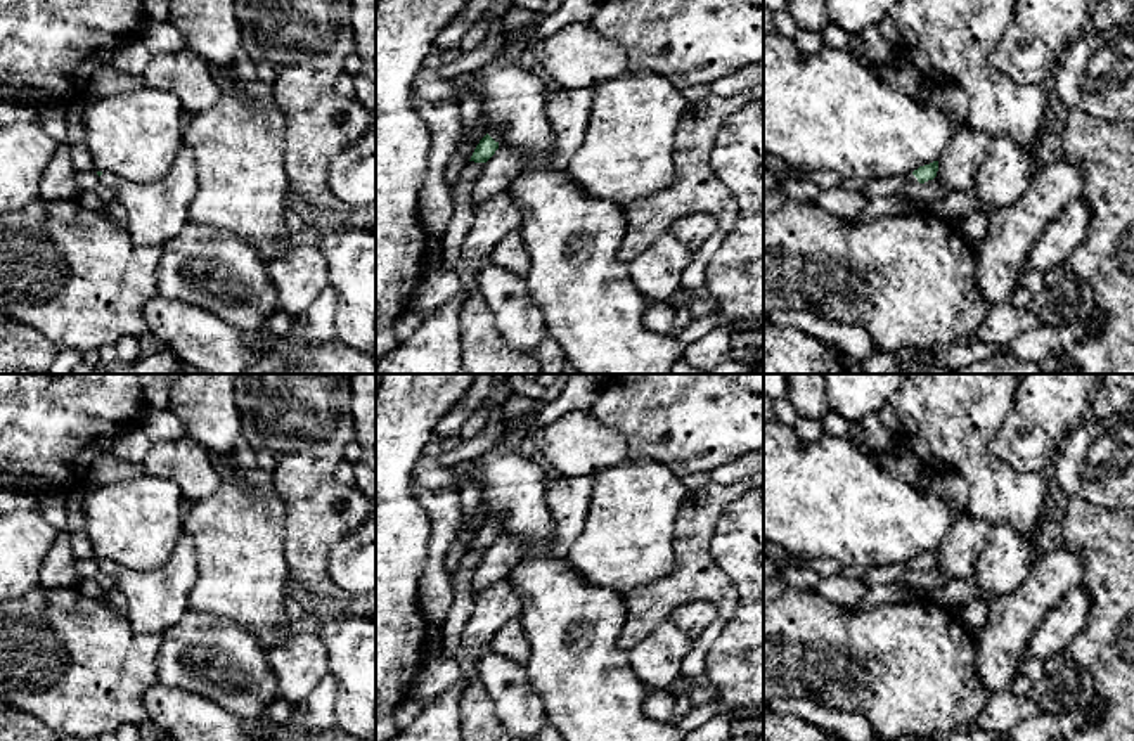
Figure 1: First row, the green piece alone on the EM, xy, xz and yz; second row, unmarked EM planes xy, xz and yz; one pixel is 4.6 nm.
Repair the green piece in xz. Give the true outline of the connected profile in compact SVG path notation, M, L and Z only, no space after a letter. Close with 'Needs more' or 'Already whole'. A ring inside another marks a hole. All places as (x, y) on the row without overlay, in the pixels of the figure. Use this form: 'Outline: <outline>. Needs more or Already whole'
Outline: M504 516L490 518L480 528L480 532L476 533L469 549L486 551L495 542L495 538L499 537L499 530L502 528L502 525L504 525Z. Needs more

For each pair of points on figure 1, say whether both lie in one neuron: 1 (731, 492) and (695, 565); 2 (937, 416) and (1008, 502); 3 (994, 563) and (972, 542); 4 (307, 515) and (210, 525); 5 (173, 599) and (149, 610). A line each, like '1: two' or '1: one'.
1: one
2: one
3: two
4: two
5: one

